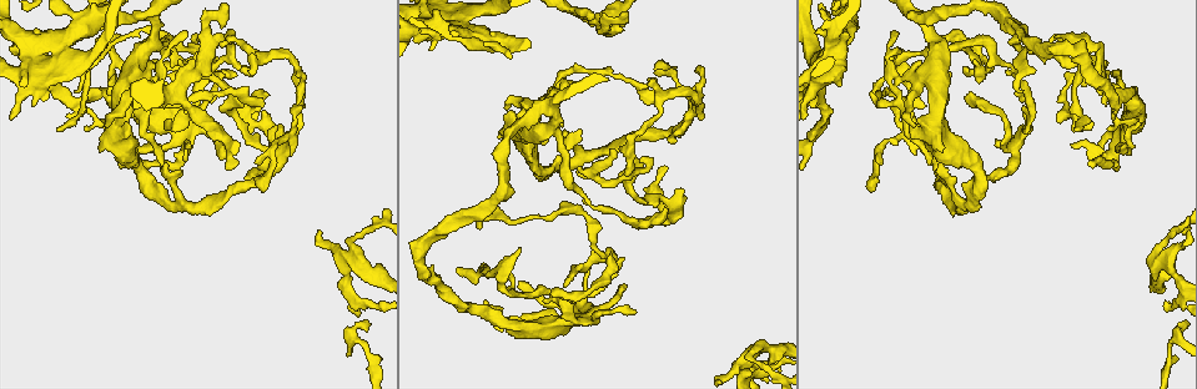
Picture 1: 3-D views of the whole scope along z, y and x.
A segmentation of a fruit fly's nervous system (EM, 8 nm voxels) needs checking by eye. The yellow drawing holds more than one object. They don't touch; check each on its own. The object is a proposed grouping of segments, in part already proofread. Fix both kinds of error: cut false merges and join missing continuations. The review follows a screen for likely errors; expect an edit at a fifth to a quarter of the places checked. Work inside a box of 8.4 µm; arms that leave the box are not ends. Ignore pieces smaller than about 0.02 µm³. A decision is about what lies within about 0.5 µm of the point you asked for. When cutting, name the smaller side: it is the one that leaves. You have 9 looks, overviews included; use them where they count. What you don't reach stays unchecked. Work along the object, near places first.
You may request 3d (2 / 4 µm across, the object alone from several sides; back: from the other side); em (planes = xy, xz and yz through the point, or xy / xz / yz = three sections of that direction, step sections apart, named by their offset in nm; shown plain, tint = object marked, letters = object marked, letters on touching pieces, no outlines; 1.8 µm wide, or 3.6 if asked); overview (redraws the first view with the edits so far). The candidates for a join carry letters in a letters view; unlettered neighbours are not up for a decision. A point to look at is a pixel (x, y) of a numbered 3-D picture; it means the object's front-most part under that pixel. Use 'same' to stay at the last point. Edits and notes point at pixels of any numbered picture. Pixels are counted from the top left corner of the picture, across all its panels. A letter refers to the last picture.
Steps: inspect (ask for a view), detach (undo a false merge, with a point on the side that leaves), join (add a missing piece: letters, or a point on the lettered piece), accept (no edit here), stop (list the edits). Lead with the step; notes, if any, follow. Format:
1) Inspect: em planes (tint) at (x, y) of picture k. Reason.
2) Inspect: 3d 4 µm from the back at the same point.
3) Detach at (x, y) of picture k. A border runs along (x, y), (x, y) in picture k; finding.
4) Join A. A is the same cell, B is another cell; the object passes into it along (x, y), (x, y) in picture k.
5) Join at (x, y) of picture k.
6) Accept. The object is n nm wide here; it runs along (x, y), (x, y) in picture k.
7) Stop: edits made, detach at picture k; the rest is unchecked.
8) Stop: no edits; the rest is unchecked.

Inspect: 3d 2 µm at (694, 113) of picture 1. A fork.

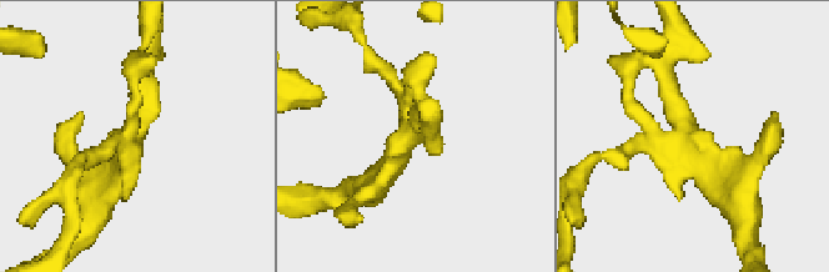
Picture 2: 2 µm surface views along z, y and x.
Inspect: em planes (plain) at (133, 137) of picture 2. Need the tissue.

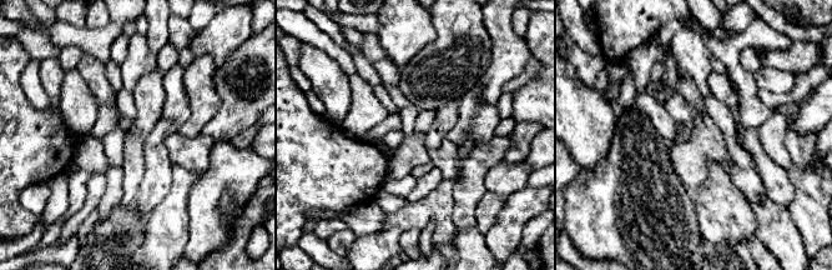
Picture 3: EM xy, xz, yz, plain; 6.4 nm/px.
Inspect: em planes (letters) at the same point. What lies round it.

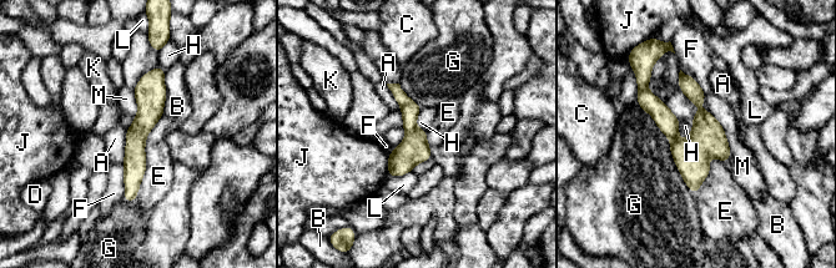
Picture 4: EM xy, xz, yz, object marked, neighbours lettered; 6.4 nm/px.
Accept. The longest contact is with G, 700 nm; A, B, C, D, E, F, G, H, J, K, L and M are other cells; it runs along (159, 70), (130, 198) in picture 4; continuous, no second neuron.

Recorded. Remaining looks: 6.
Inspect: em yz step 4 (tint) at (605, 182) of picture 1. Thin neck.

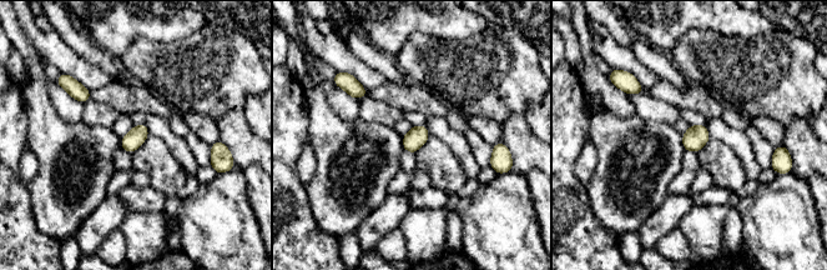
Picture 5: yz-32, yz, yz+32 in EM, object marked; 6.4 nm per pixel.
Inspect: em xy step 4 (letters) at the same point. Another direction.

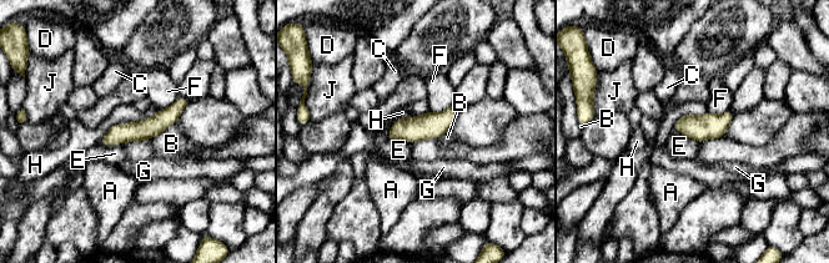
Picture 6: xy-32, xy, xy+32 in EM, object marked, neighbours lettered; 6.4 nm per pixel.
Accept. A, B, C, D, E, F, G, H and J are other cells; it runs along (184, 101), (157, 124), (104, 141) in picture 6; continuous, no second neuron.

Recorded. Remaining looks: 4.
Inspect: em yz step 4 (letters) at (899, 99) of picture 1.

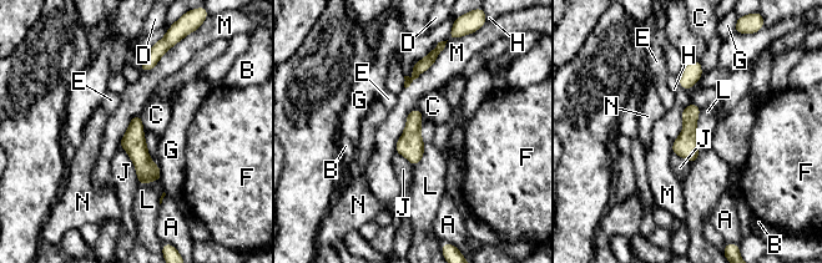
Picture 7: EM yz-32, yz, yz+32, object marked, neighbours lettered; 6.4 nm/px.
Accept. The longest contact is with M, 360 nm; A, B, C, D, E, F, G, H, J, L, M and N are other cells; continuous, no second neuron.

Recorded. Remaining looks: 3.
Inspect: 3d 4 µm from the back at (73, 30) of picture 1. Side arm on a straight run.

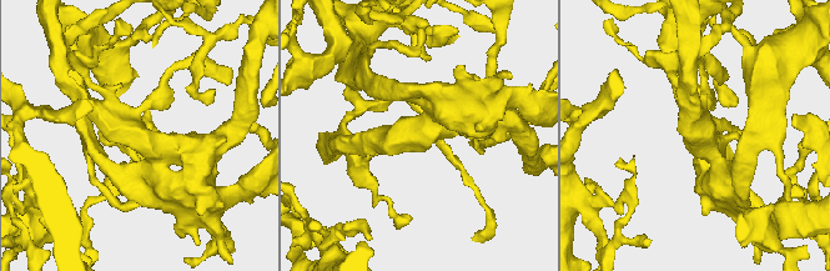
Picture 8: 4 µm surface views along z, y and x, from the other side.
Inspect: em planes (tint) at (702, 135) of picture 8. 3 arms meet here; the arms are 170, 300, 400 nm wide; need the tissue.

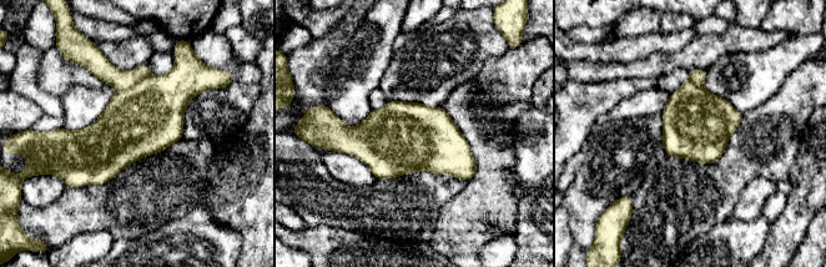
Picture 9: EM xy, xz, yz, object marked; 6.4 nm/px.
Inspect: em planes (letters) at the same point. See the neighbours.

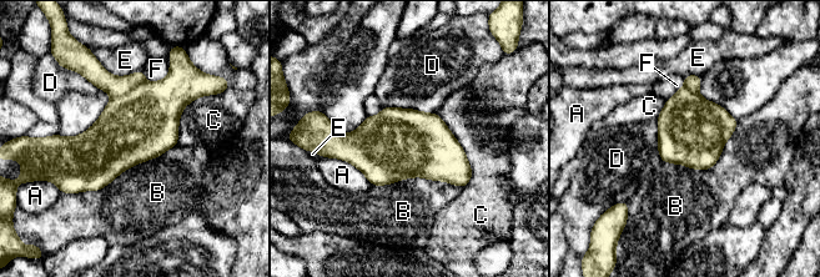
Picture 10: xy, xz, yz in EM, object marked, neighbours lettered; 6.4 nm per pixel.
Detach at (140, 125) of picture 10. A, B, C, D, E and F are other cells; a border runs along (144, 82), (120, 95), (112, 96) in picture 10; two neurons meet here.

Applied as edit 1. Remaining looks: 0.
Stop: edits made, detach at picture 10; the rest is unchecked.

